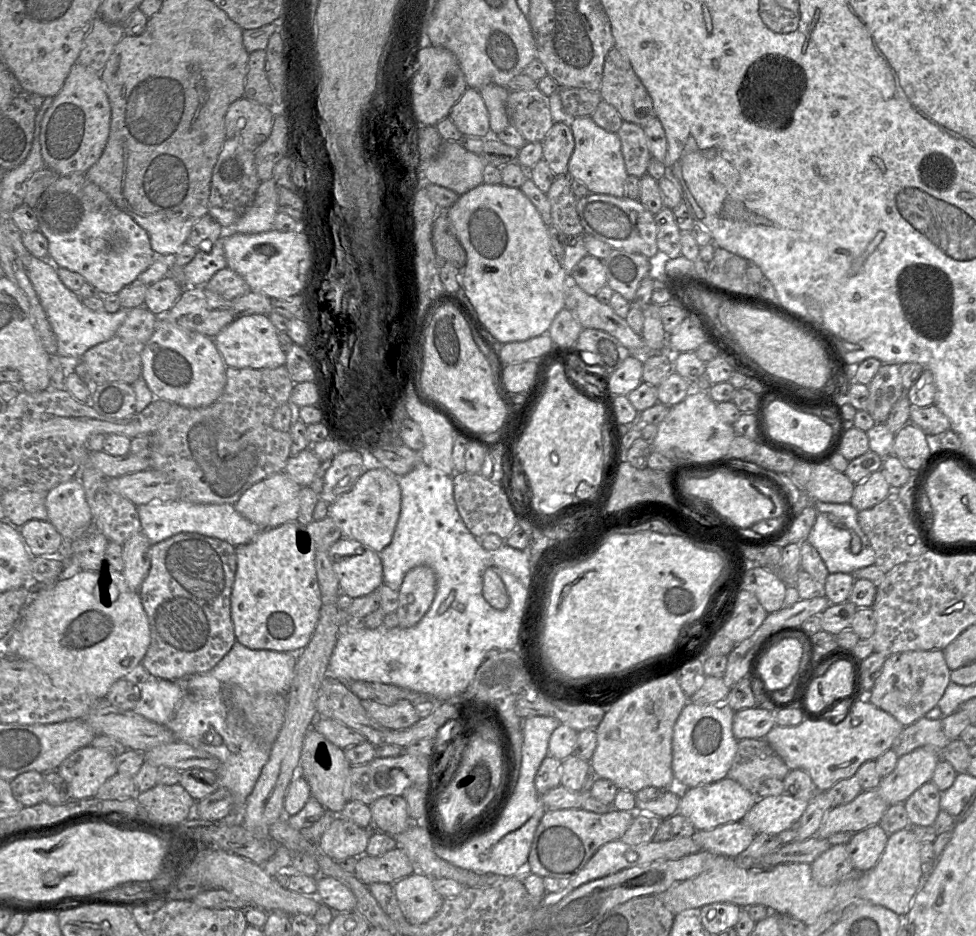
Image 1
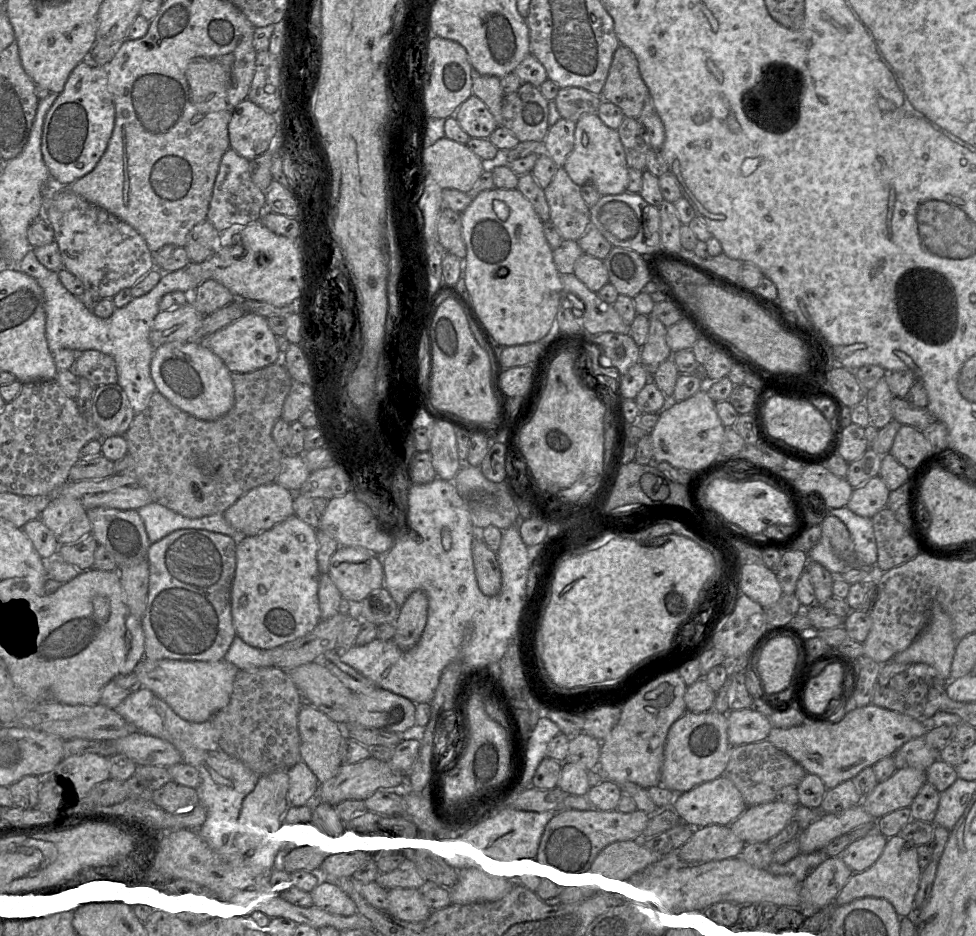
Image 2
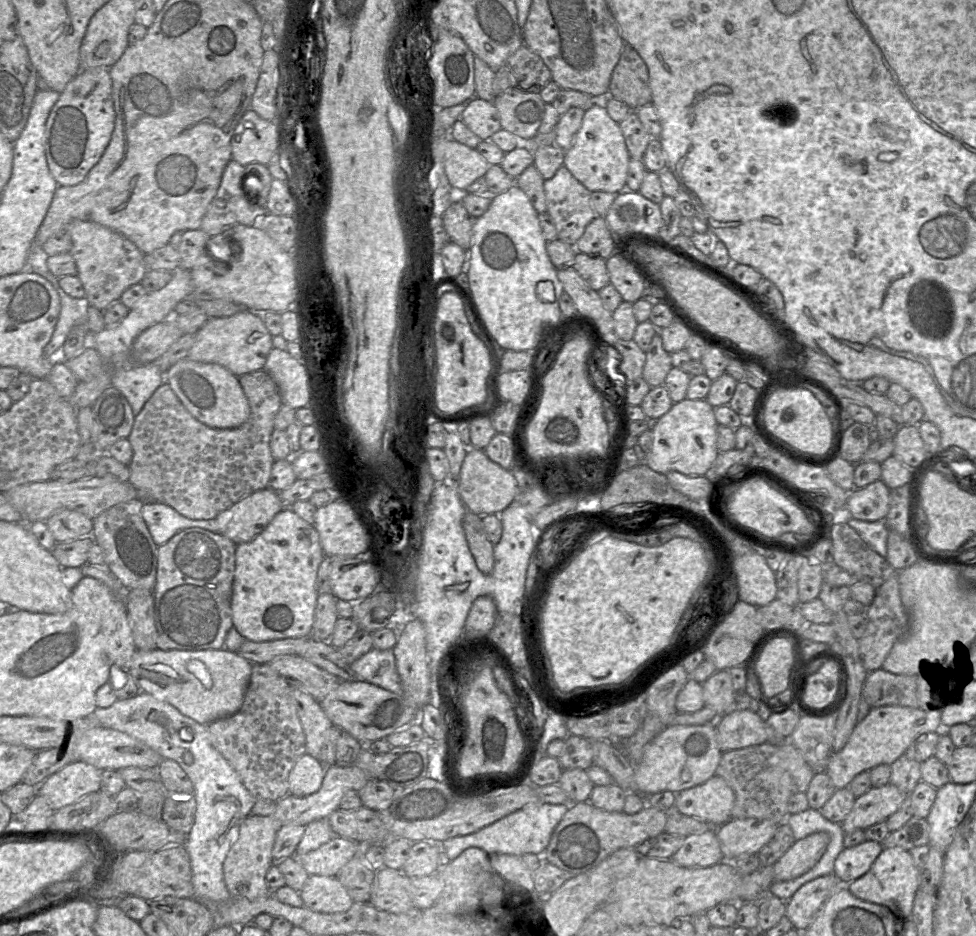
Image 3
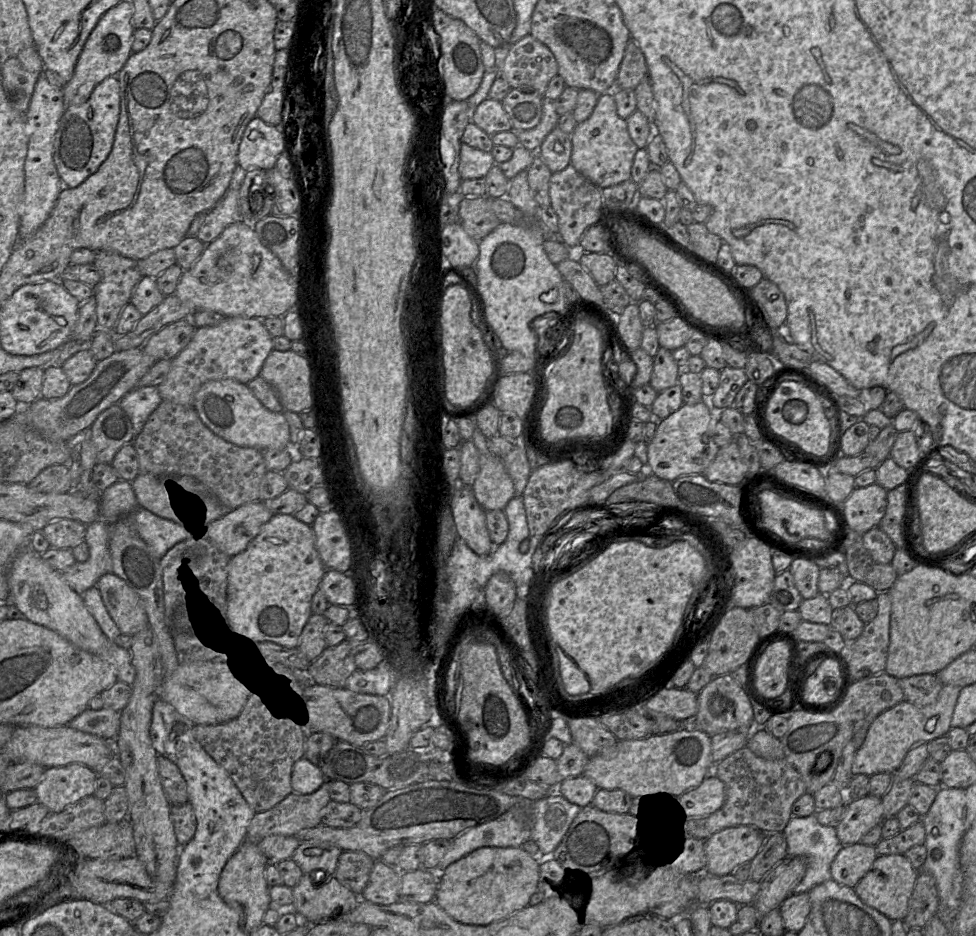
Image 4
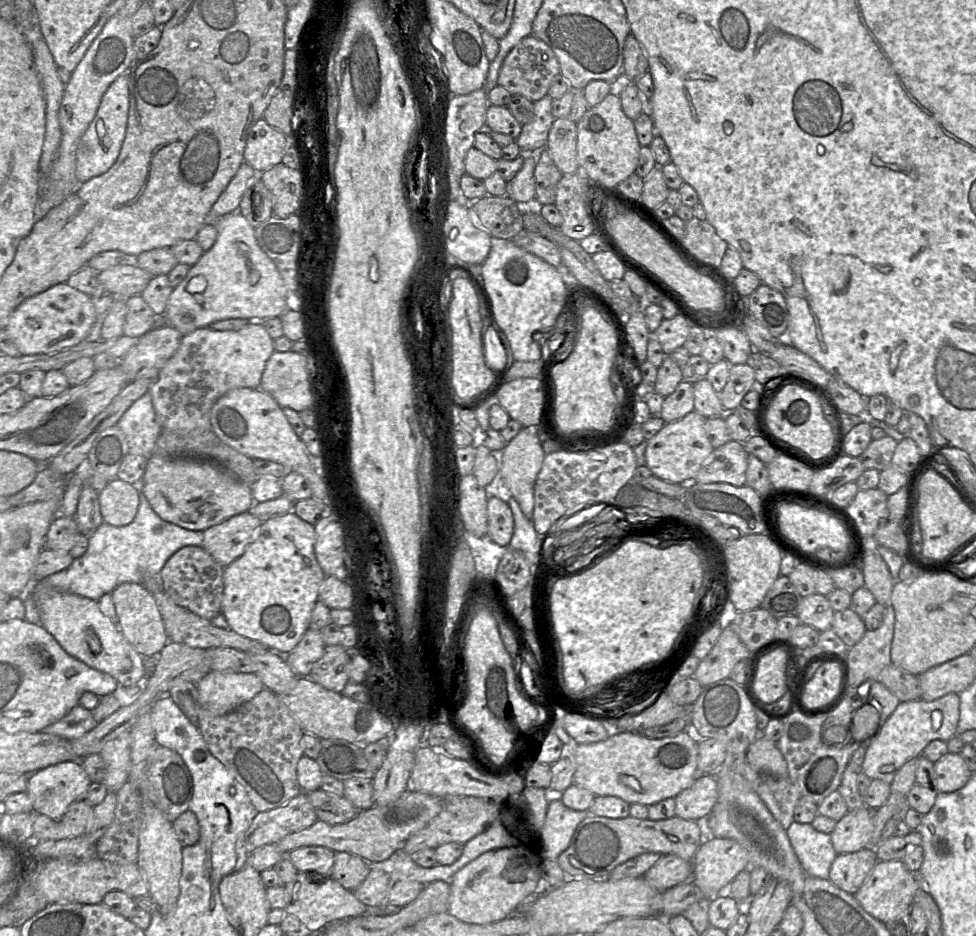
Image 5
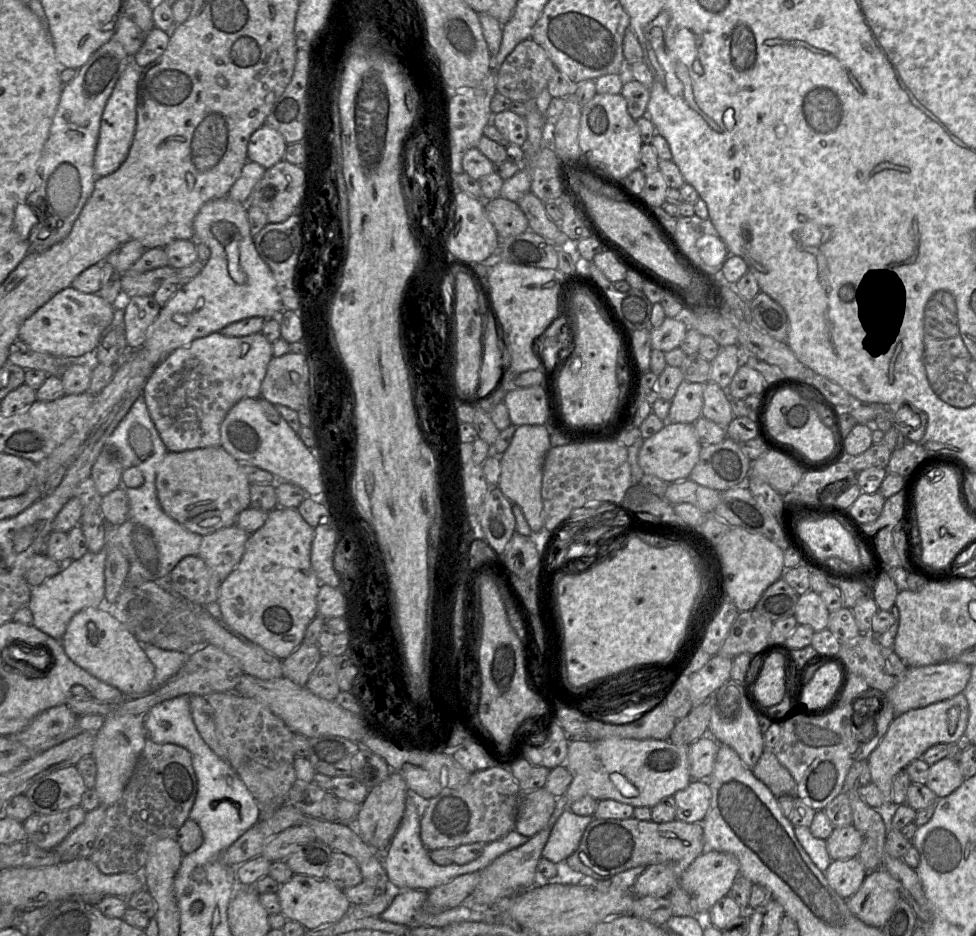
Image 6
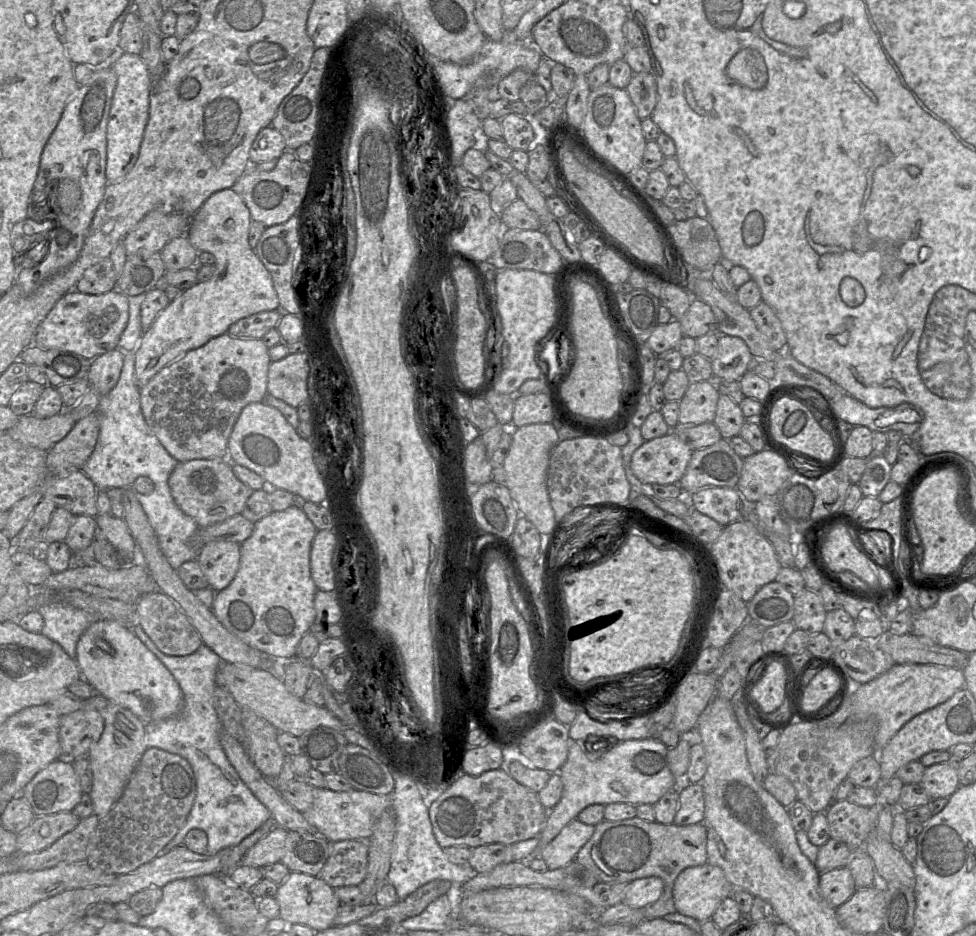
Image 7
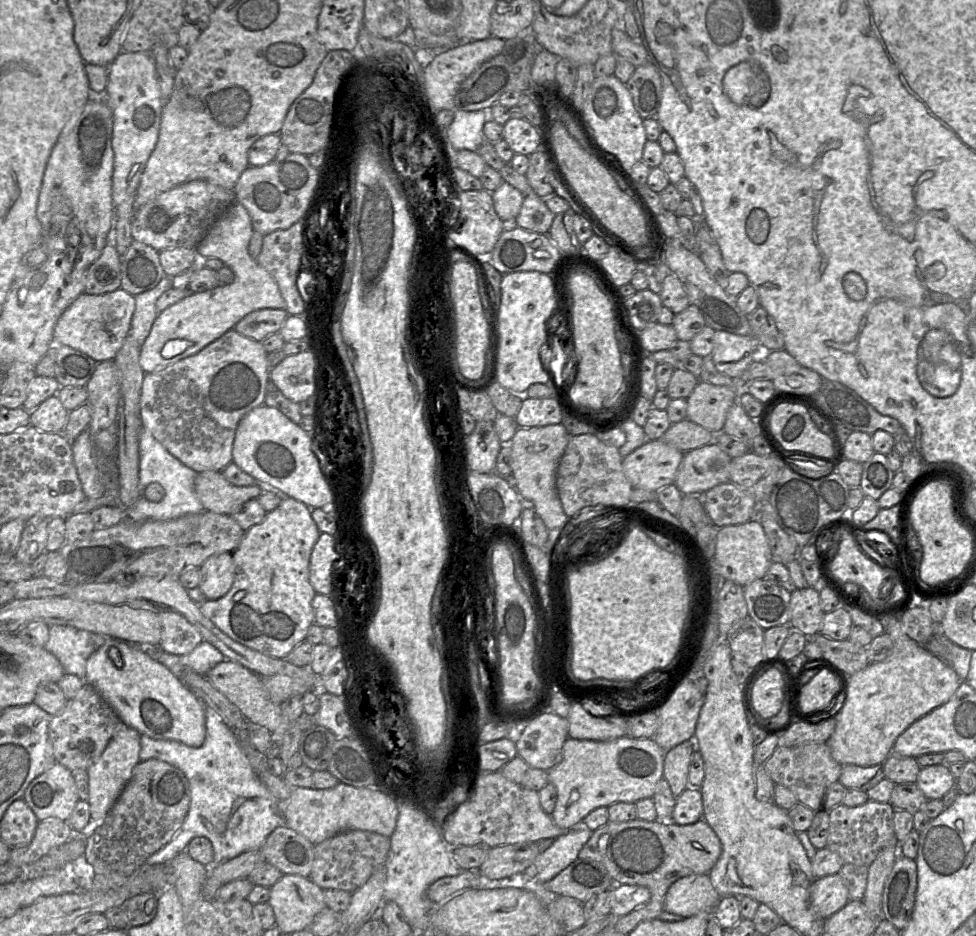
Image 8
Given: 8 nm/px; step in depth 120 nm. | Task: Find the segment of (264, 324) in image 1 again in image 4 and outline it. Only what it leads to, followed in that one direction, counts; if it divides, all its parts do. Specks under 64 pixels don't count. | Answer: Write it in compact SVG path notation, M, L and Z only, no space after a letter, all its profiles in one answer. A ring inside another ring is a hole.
M226 317L216 326L205 326L196 329L190 343L172 359L167 378L158 385L163 400L184 406L193 406L194 397L200 387L210 380L233 379L243 384L259 376L263 363L273 350L273 337L258 318Z

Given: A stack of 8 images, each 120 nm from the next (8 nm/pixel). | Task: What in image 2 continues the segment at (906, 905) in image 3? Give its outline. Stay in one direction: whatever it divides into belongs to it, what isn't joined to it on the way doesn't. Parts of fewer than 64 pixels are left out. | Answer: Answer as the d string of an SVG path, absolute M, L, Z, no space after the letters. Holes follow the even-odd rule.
M899 835L887 839L885 848L876 862L860 873L853 873L846 885L835 898L833 906L842 906L864 897L874 897L887 900L901 918L906 917L912 907L919 888L921 869L918 865L916 847L909 844Z

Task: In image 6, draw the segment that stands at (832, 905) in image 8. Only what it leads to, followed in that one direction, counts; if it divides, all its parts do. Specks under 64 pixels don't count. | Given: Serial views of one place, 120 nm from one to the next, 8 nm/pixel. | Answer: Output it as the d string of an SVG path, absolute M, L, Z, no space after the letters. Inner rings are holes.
M859 857L832 860L825 871L830 886L844 899L850 898L859 890L867 874Z

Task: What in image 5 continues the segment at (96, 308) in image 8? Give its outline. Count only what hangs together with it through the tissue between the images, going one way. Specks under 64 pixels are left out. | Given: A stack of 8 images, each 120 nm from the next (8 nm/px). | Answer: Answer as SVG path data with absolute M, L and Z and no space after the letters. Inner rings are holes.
M66 283L24 300L10 315L5 331L17 346L21 355L60 352L85 340L97 320L91 296Z

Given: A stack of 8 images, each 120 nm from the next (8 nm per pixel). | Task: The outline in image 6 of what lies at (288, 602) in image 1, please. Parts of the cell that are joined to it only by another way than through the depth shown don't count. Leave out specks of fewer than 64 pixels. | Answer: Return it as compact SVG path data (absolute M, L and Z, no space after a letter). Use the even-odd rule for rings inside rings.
M277 506L275 509L269 511L265 523L258 530L249 535L240 562L220 584L217 602L221 609L222 620L234 631L258 644L280 660L286 659L303 642L307 626L318 614L317 594L319 589L321 585L327 585L320 582L311 564L311 546L313 538L314 528L304 520L297 508Z

